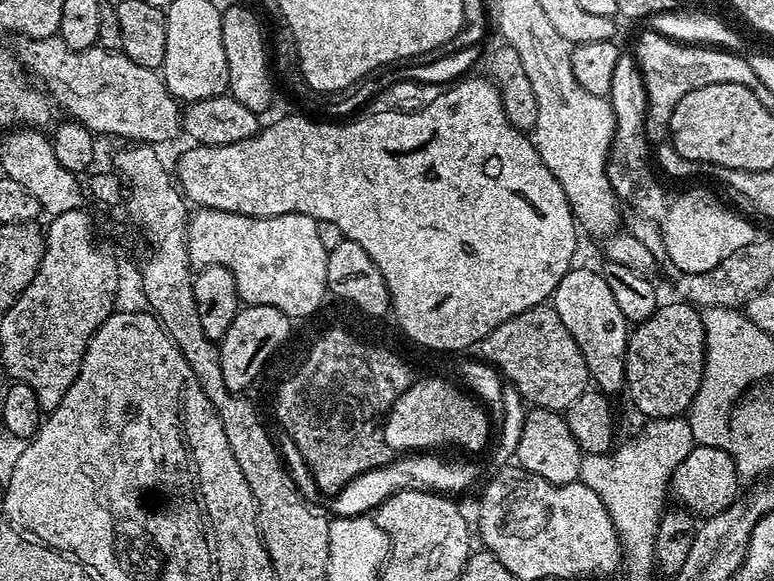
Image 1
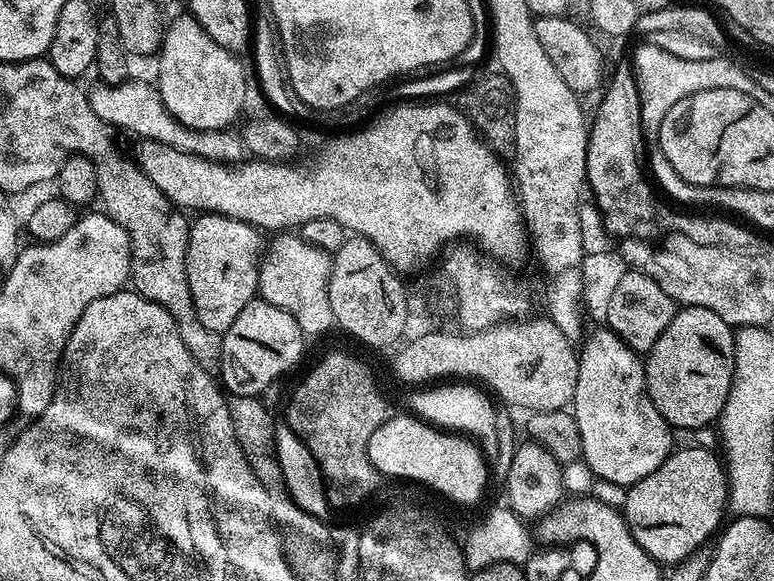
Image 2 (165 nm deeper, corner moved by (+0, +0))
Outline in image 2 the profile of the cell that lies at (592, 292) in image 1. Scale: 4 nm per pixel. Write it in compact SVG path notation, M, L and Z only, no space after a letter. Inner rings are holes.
M596 326L588 334L583 337L584 345L578 348L578 382L570 405L582 438L582 459L595 479L631 486L646 478L646 474L654 474L654 470L658 470L658 466L662 466L662 462L672 455L674 432L662 414L658 414L644 387L644 360L607 326Z

